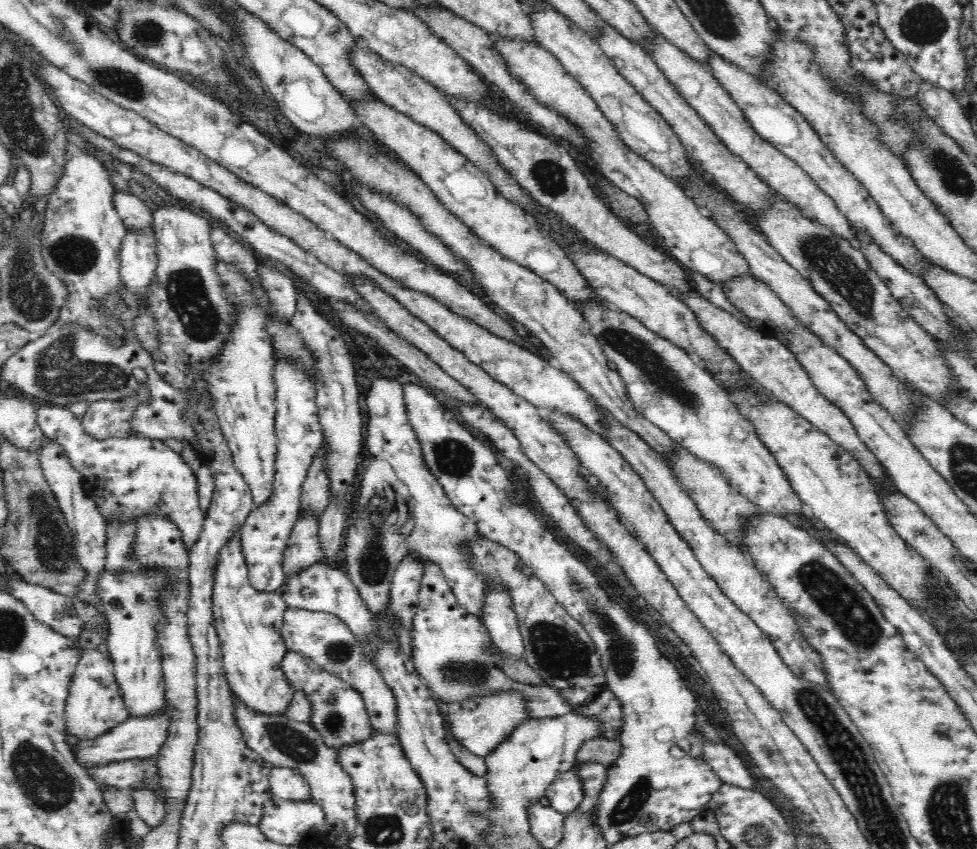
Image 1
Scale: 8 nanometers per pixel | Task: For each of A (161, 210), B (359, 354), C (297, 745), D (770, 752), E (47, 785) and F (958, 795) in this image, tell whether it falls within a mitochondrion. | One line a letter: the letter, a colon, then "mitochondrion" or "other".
A: other
B: other
C: mitochondrion
D: mitochondrion
E: mitochondrion
F: mitochondrion

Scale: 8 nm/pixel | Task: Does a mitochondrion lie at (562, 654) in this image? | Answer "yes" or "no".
yes

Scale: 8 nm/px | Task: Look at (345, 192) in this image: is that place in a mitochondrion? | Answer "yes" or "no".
no

